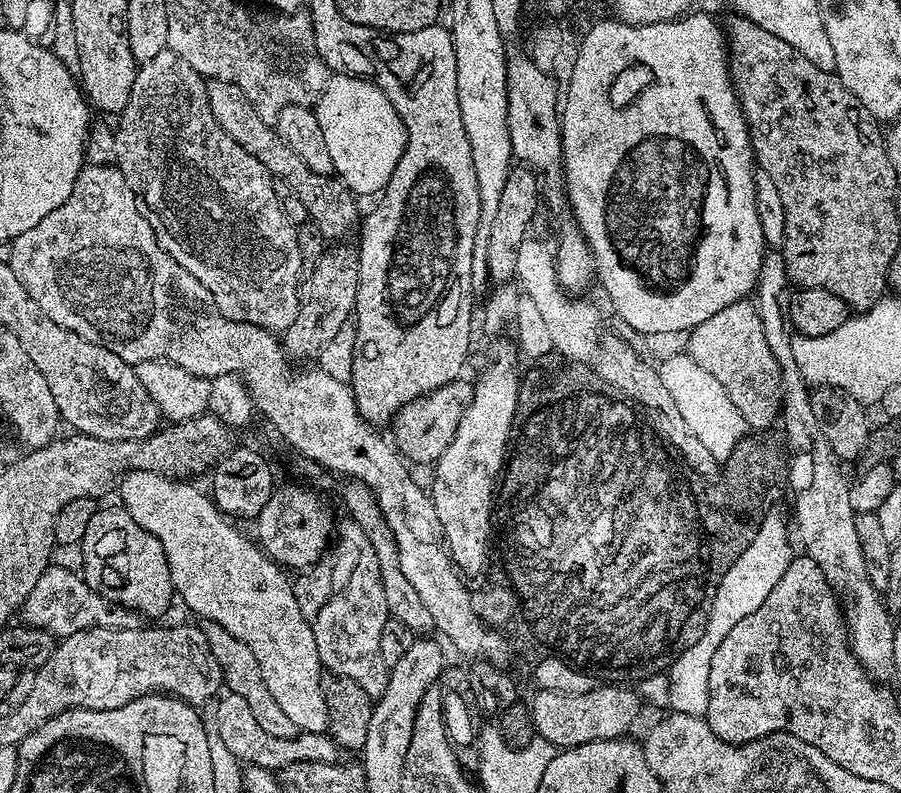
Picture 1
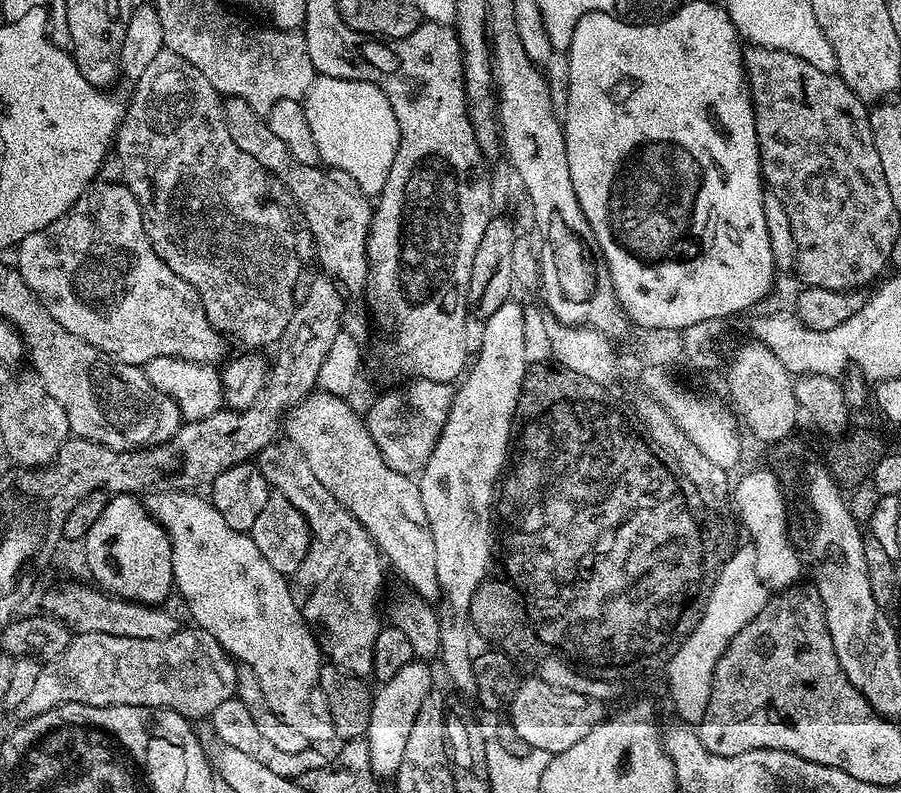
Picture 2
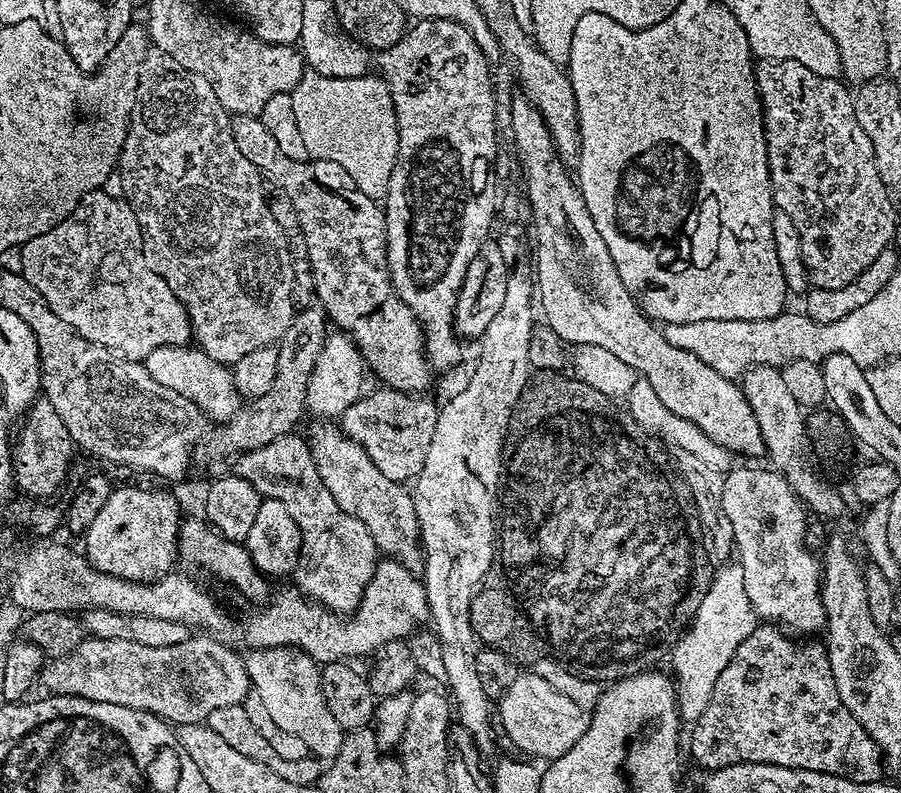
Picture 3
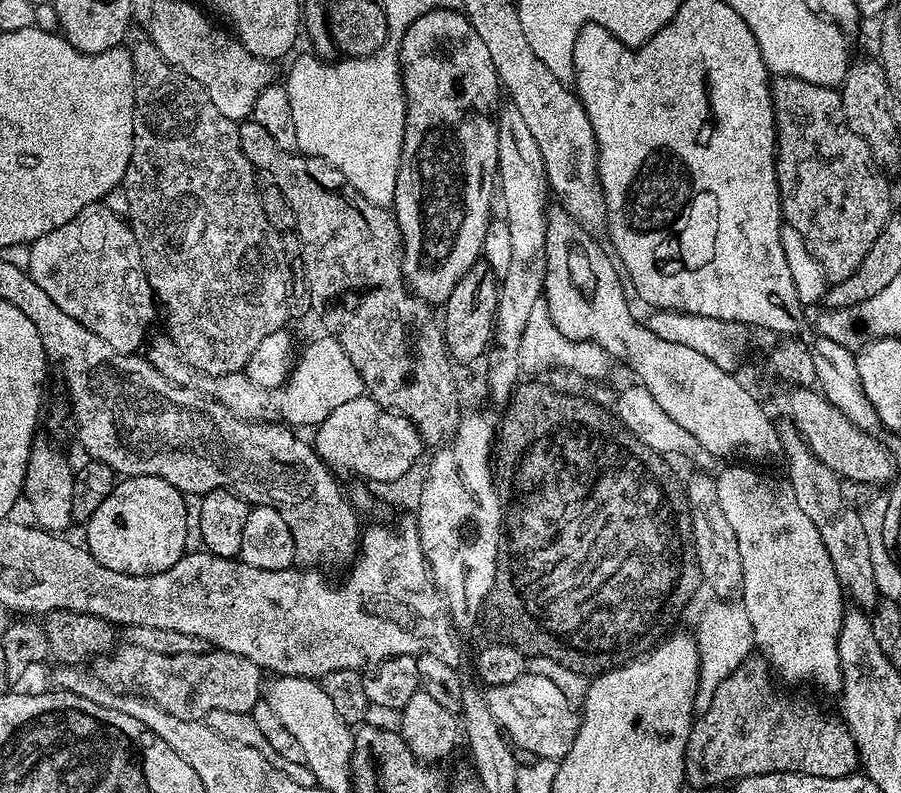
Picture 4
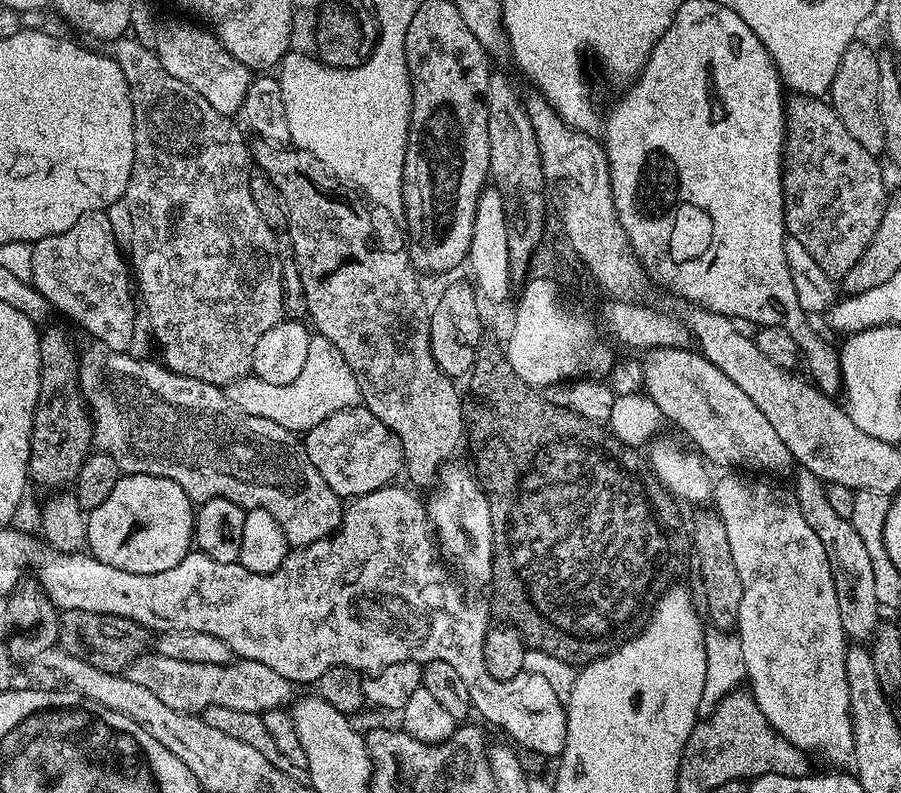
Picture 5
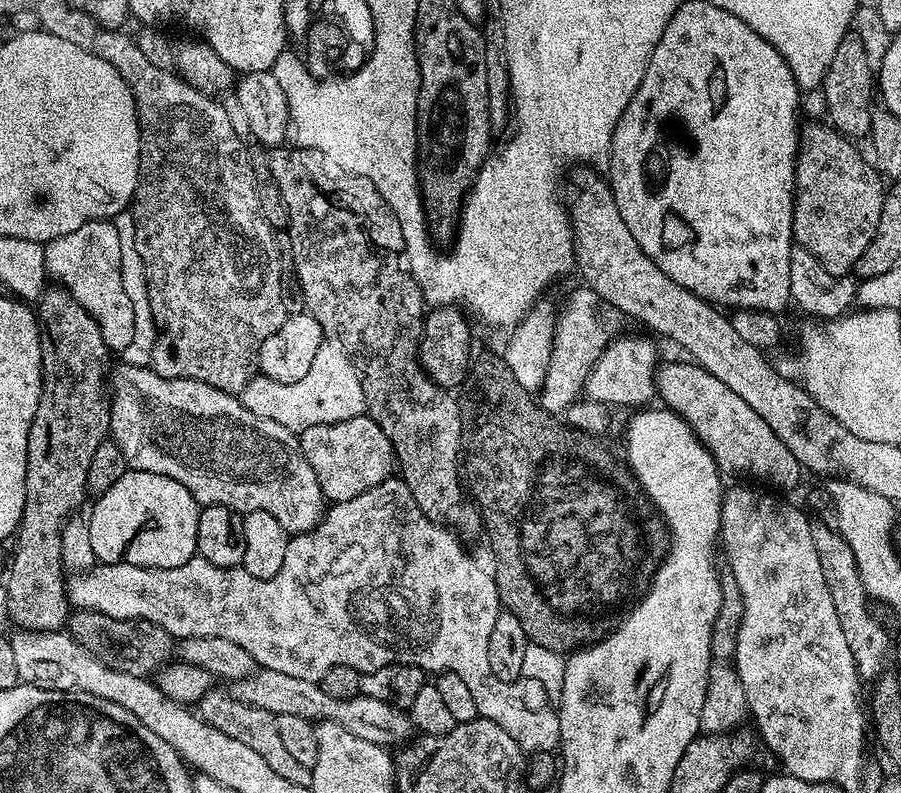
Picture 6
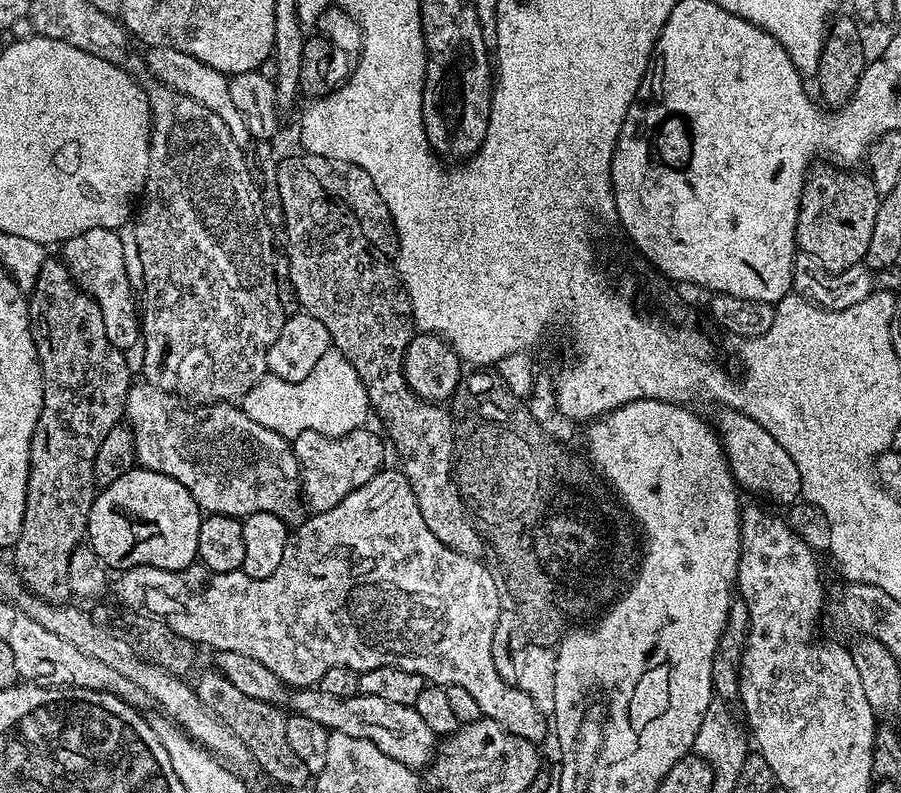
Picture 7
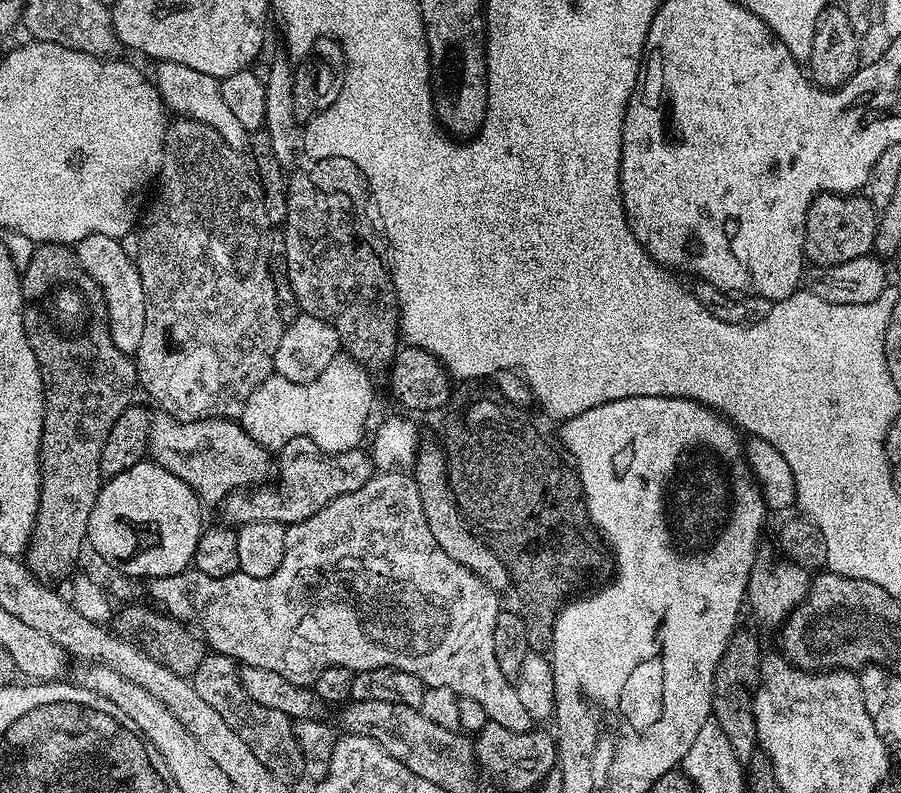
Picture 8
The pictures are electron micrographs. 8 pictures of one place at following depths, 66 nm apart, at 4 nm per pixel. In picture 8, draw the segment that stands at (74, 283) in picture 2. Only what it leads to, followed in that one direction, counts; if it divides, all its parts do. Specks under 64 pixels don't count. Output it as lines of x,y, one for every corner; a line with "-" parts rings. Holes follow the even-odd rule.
90,234
74,245
74,251
82,270
98,282
108,303
108,325
114,346
127,356
135,357
138,346
142,346
142,330
146,326
146,294
142,290
142,278
136,261
123,248
121,241
106,234

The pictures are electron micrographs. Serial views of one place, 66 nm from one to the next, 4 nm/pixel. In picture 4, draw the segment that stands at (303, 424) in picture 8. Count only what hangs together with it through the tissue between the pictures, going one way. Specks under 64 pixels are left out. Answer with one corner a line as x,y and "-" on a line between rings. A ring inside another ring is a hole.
321,334
317,340
312,340
305,346
304,353
300,360
298,356
283,388
257,386
250,382
245,372
217,376
213,384
216,385
210,389
211,395
240,420
268,422
273,419
272,412
280,412
279,419
288,426
319,426
337,406
343,406
345,402
358,398
364,392
362,378
352,371
346,350
342,350
340,343
327,334

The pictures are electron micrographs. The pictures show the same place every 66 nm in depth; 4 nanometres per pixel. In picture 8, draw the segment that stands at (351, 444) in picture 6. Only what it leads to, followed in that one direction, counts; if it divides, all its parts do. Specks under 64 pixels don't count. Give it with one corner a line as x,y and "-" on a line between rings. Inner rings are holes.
290,438
278,452
278,476
280,481
265,483
255,490
234,492
219,505
223,523
229,526
249,524
255,520
269,520
285,526
297,524
322,510
334,498
350,494
362,486
374,474
372,457
363,447
348,452
320,452
310,438

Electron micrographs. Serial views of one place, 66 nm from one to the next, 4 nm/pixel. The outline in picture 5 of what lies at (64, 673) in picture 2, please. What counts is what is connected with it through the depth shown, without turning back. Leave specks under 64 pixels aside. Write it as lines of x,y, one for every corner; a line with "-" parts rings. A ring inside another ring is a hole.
155,654
139,656
128,665
126,675
130,682
152,691
170,710
203,714
210,706
226,706
229,710
266,713
293,703
294,685
282,678
270,666
262,666
257,660
240,660
231,664
210,662
182,662

